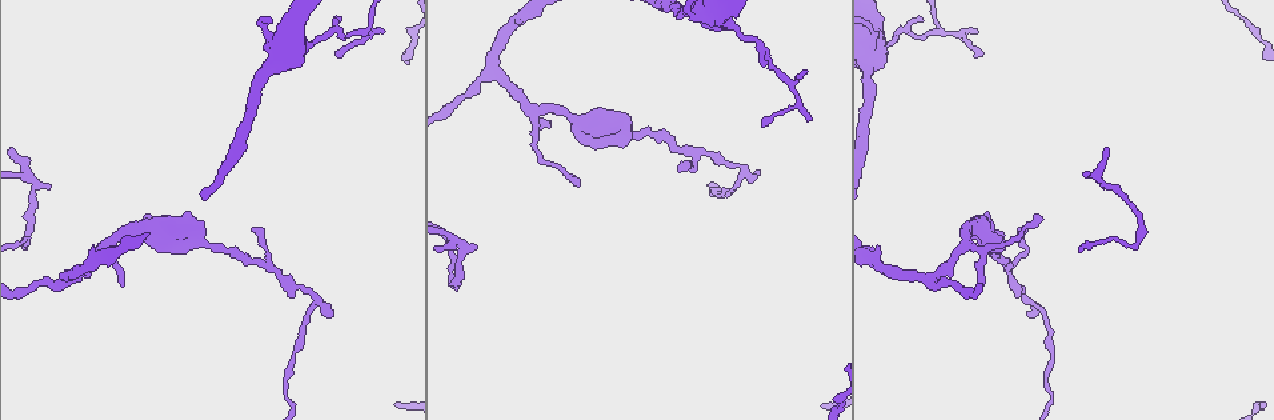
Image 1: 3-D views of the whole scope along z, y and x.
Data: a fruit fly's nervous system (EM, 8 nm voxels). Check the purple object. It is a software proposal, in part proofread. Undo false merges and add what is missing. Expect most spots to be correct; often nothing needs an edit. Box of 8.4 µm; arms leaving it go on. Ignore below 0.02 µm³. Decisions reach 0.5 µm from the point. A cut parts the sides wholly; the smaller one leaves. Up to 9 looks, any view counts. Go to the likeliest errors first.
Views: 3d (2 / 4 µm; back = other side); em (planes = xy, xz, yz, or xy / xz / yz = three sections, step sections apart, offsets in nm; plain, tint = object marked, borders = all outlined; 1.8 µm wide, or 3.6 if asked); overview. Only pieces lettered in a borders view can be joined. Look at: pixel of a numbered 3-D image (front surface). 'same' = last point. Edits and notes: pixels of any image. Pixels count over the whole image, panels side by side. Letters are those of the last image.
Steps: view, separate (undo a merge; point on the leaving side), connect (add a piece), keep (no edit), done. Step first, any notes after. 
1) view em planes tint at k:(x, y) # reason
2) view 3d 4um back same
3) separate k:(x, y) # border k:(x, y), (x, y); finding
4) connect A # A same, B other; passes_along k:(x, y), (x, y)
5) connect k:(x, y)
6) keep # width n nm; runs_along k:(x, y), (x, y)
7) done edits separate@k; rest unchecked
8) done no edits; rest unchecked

view 3d 2um at 1:(1027, 299) # sharp bend

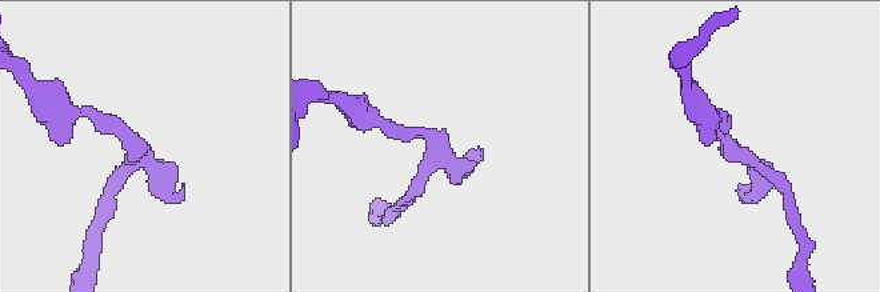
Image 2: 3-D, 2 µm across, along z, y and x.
view em xz step 4 borders at 2:(438, 148)

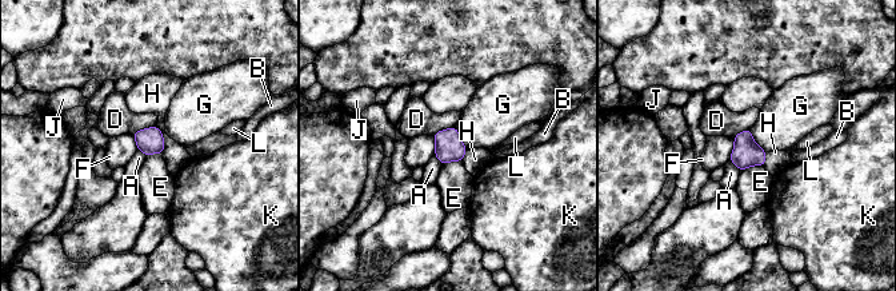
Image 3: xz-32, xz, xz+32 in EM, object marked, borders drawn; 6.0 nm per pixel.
keep # width 160 nm; A other, B other, D other, E other, F other, G other, H other, J other, K other, L other; border 3:(763, 166), (748, 166), (740, 171); continuous, no second neuron

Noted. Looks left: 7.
view 3d 2um at 1:(981, 282) # branch stops here

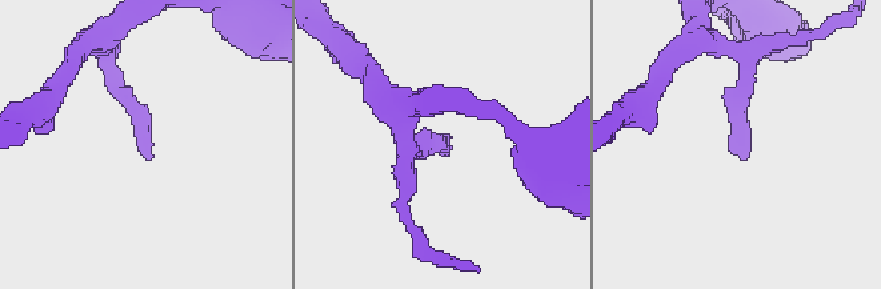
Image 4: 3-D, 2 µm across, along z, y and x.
view em yz step 8 tint at 4:(447, 150)

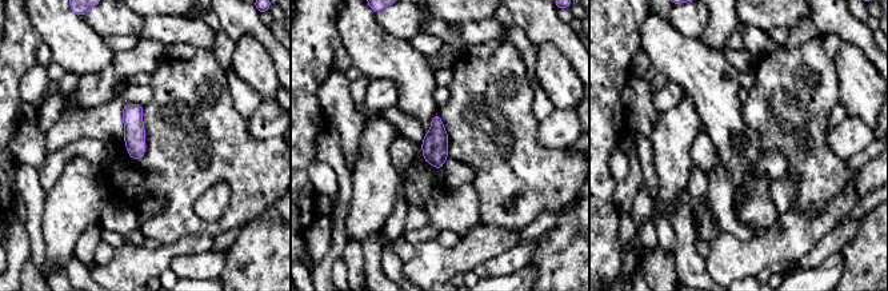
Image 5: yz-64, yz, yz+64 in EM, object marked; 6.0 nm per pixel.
view em planes borders same # cut it another way

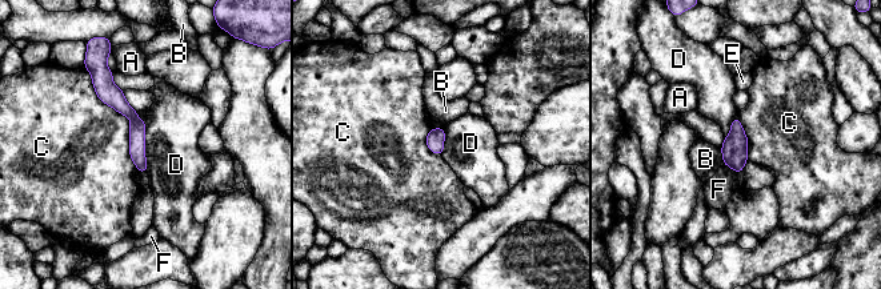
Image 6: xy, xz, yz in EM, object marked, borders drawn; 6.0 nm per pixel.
keep # longest_contact C 700 nm; A other, B other, C other, D other, E other, F other; border 6:(144, 123), (147, 171); no lettered piece goes on from it

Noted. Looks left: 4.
view 3d 4um at 1:(736, 33) # calibre changes

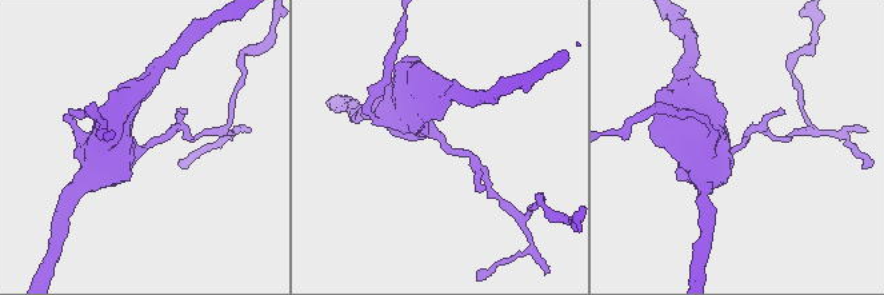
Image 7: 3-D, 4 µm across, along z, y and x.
view em 3.6um planes borders at 7:(139, 151)

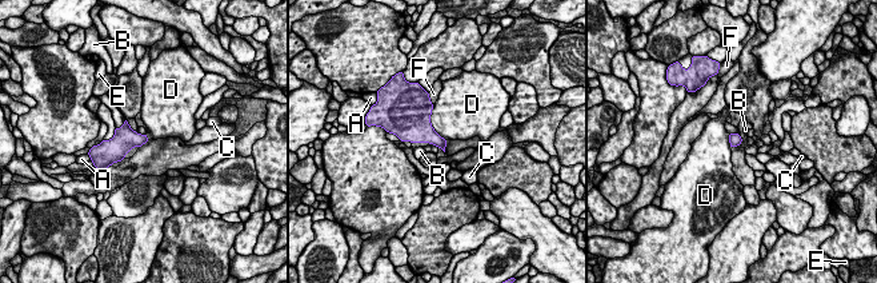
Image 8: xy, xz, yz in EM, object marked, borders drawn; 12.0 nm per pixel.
keep # A other, B other, C other, D other, E other, F other; border 8:(432, 104), (431, 126), (445, 140); all the same neuron

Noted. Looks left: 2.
view 3d 4um at 1:(764, 120) # an open end

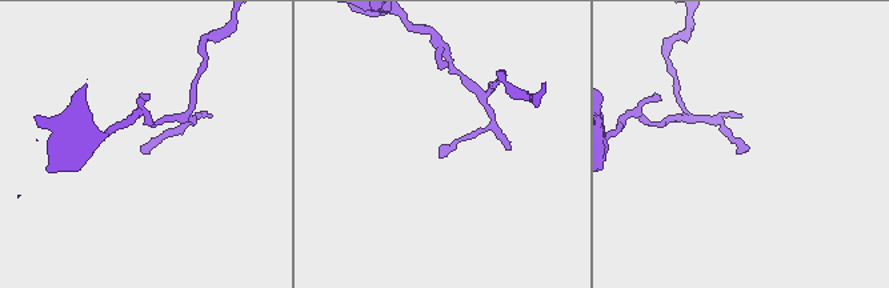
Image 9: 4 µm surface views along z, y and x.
view em 3.6um planes borders at 9:(738, 154)

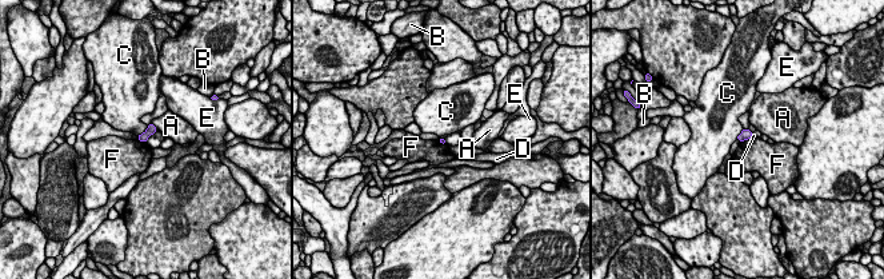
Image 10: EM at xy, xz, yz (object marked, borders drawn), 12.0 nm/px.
keep # A other, B other, C other, D other, E other, F other; border 10:(752, 138), (740, 142); none of them fits

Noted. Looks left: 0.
done no edits; rest unchecked

